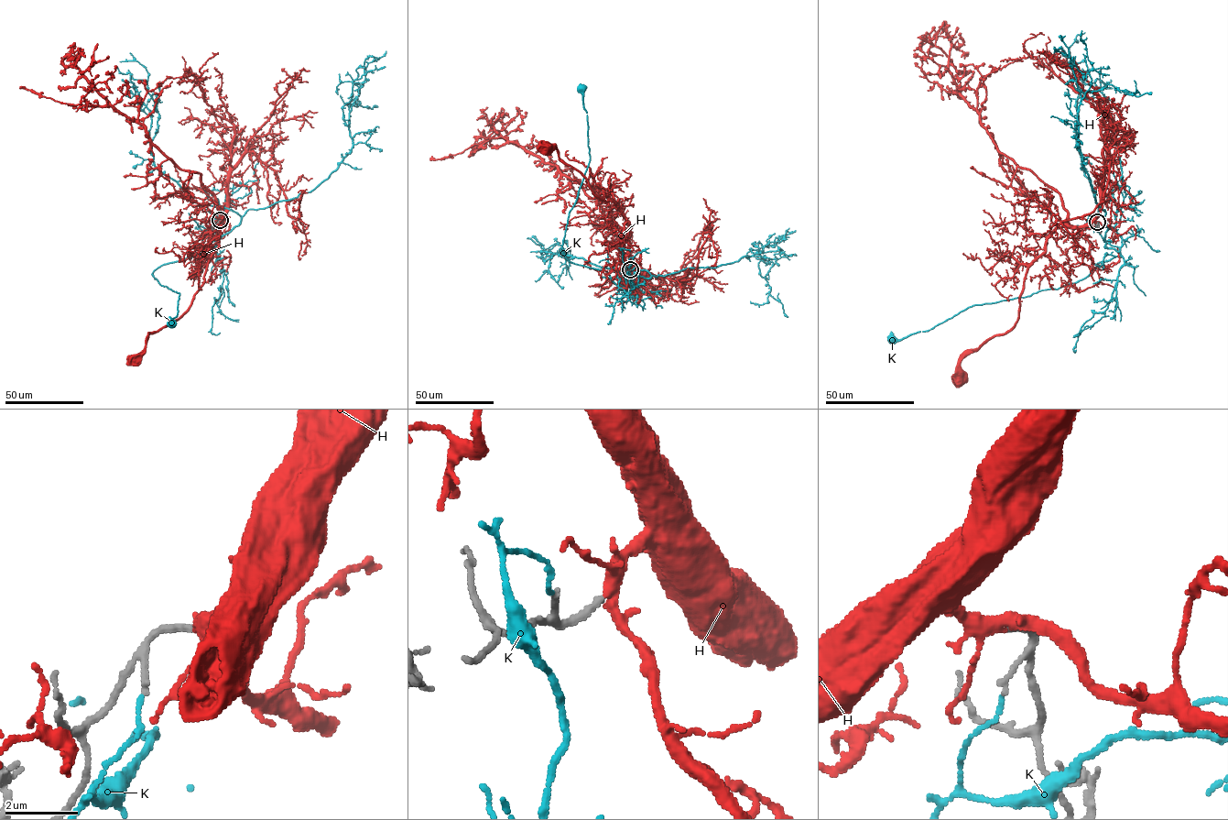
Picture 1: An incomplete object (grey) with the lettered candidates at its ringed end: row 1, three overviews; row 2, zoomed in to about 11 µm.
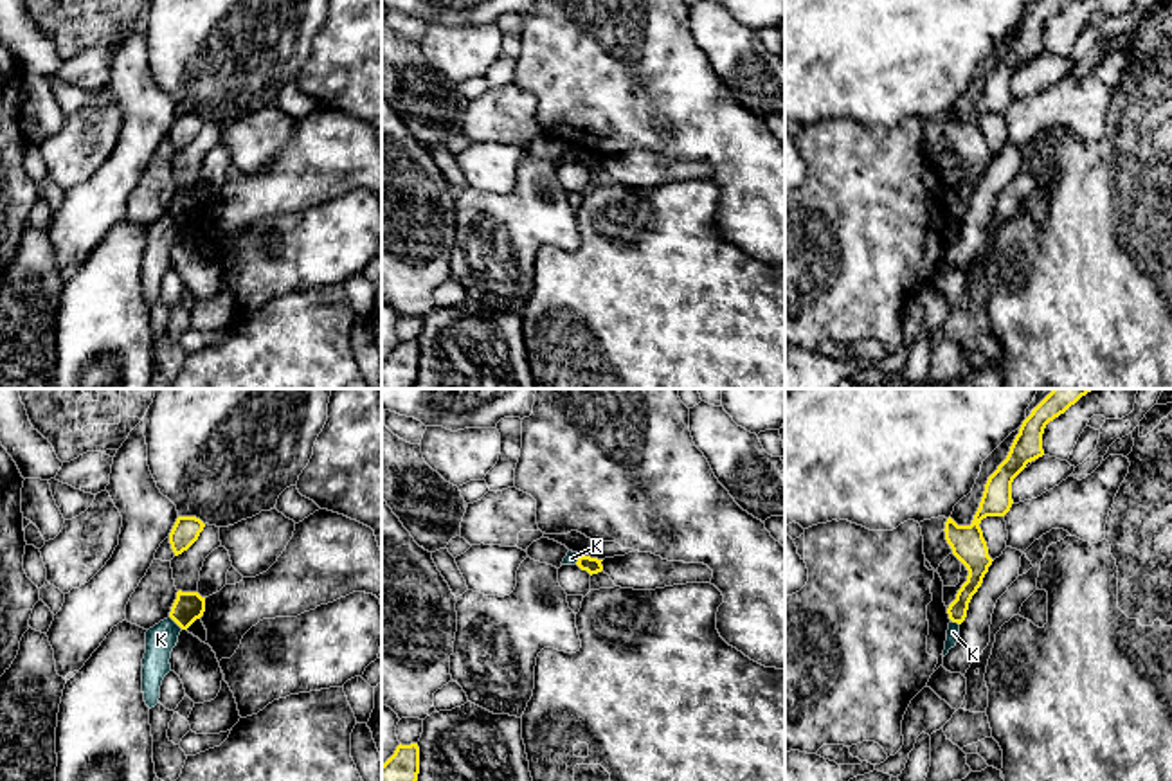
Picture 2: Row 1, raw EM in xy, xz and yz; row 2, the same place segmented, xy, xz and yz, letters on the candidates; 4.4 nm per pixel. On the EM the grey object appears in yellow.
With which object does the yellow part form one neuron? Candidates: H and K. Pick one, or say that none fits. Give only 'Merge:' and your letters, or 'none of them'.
Merge: H

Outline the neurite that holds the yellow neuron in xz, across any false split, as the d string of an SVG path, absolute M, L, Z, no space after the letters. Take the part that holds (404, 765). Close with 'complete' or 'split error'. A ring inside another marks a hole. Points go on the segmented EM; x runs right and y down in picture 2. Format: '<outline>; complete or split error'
M418 743L398 745L394 754L382 765L382 781L418 781L419 747Z; complete

